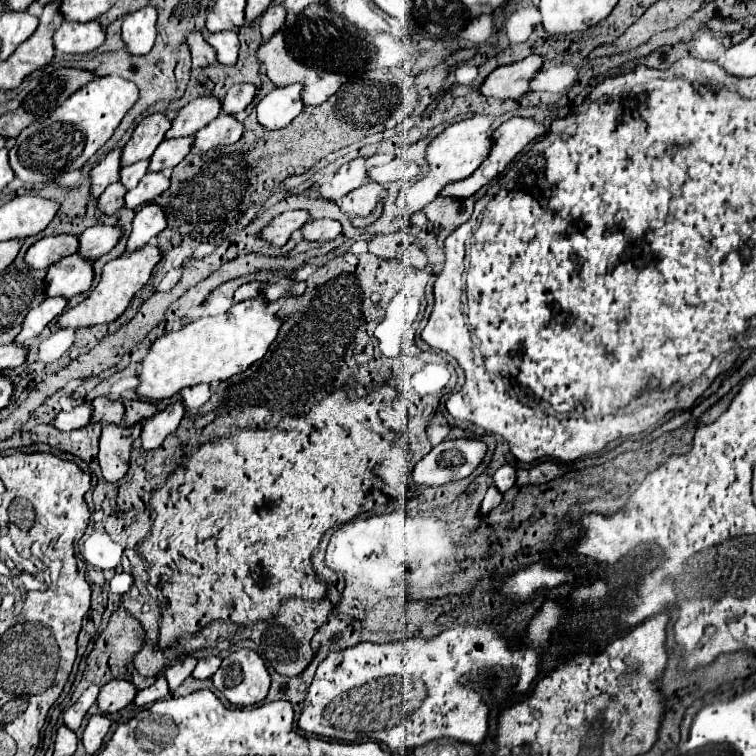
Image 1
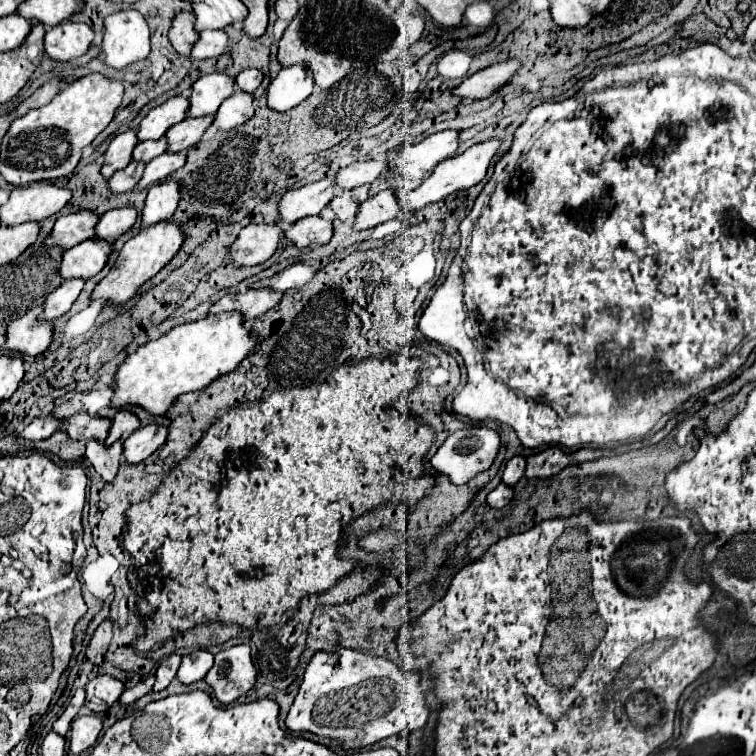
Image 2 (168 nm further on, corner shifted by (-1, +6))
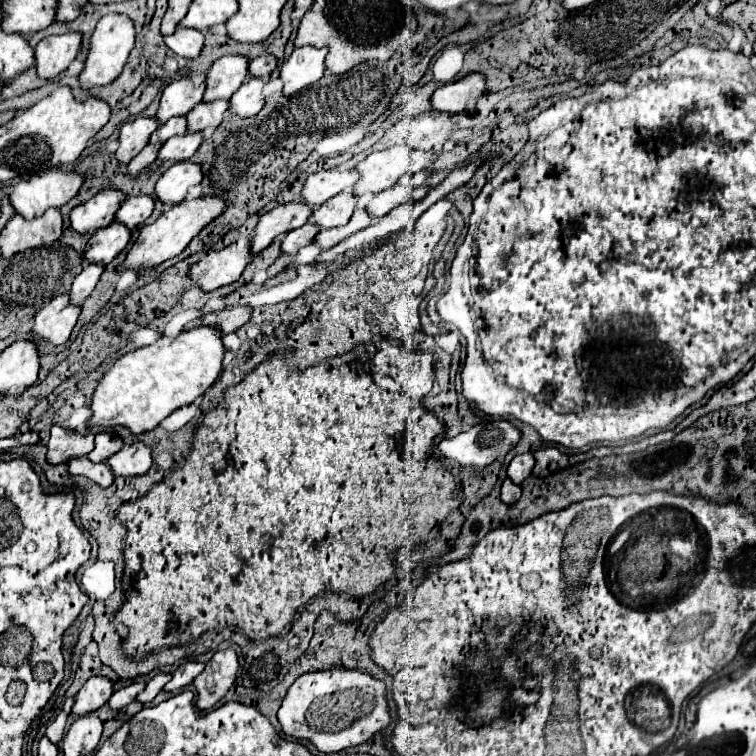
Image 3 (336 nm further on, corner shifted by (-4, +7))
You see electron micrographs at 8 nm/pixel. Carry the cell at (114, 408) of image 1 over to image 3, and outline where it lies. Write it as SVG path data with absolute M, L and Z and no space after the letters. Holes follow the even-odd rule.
M52 426L46 460L48 464L64 464L70 458L86 456L94 448L94 436L80 436L76 432L64 430L60 426Z

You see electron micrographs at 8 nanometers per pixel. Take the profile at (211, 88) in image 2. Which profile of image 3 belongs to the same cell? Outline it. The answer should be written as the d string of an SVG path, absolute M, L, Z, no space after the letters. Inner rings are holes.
M234 54L222 56L214 62L206 78L206 92L204 100L228 100L246 80L248 76L248 58Z

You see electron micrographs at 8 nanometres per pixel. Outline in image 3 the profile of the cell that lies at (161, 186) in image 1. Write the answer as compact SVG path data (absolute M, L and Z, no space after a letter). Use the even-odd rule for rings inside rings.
M186 132L182 136L174 136L174 138L166 140L162 150L158 152L158 160L160 162L188 160L200 144L202 144L202 132Z

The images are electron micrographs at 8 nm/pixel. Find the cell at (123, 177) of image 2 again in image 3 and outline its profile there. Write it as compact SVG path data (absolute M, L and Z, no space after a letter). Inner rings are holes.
M146 144L142 148L142 152L136 158L132 158L132 162L128 164L128 172L132 176L136 176L142 170L146 170L148 166L152 166L152 162L158 158L158 148L162 148L162 144Z

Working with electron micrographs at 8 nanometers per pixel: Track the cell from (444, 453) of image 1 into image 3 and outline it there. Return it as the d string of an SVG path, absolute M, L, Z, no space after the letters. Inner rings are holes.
M502 418L482 422L454 438L440 442L440 452L462 466L488 466L504 456L518 444L520 430Z

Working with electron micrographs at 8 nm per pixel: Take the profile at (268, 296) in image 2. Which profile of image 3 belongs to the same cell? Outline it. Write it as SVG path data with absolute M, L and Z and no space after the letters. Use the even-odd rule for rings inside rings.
M236 306L222 310L218 314L206 314L202 316L202 326L216 326L222 336L236 332L240 326L244 326L250 318L250 308L248 306Z

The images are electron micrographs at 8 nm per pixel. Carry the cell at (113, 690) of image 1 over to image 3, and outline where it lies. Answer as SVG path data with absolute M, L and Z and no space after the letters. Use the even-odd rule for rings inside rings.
M92 676L76 694L72 714L76 716L90 714L100 706L104 706L110 696L112 696L112 682L106 676Z

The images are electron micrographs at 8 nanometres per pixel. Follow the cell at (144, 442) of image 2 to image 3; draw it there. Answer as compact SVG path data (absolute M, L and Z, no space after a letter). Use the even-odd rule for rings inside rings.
M136 442L132 446L124 446L106 464L114 472L114 476L142 476L152 464L152 450L150 446Z

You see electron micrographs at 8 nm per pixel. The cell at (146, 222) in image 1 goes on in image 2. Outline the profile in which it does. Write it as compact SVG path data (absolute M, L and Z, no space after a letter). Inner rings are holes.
M167 179L159 185L153 185L147 193L145 207L141 213L141 227L151 227L159 221L169 221L179 203L179 185L173 179Z

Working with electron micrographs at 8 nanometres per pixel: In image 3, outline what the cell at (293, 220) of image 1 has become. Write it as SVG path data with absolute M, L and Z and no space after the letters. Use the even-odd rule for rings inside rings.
M230 244L222 250L208 252L204 258L196 260L186 276L202 292L212 292L220 286L236 282L250 260L252 254L248 244Z

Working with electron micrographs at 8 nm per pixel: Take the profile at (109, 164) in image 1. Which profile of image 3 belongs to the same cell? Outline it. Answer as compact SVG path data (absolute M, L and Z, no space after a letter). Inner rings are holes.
M156 116L148 118L134 118L122 124L120 128L120 146L116 150L116 158L128 164L150 140L150 134L158 128Z

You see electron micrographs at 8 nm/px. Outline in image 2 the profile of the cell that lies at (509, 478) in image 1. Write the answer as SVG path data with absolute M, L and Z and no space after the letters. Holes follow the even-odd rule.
M515 455L513 459L509 459L505 463L505 469L503 469L503 483L513 487L521 477L523 477L523 471L525 471L525 457L521 455Z

